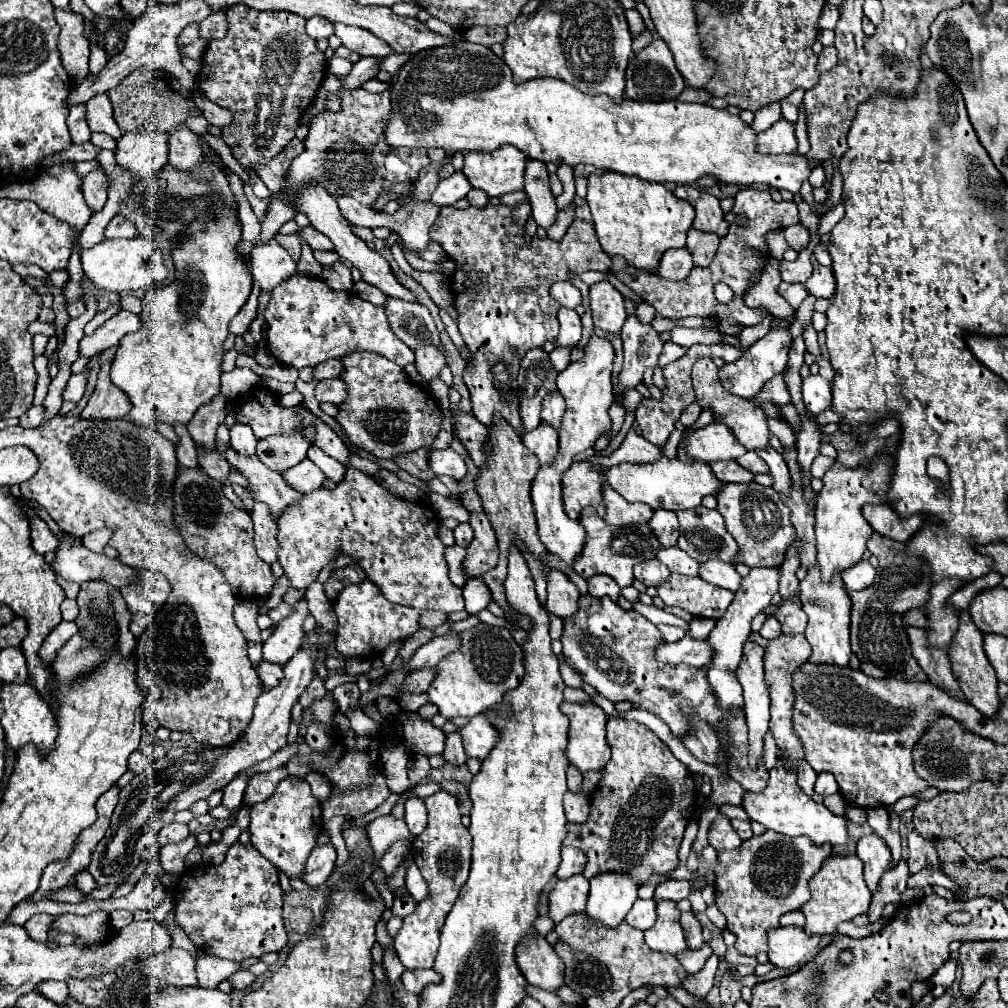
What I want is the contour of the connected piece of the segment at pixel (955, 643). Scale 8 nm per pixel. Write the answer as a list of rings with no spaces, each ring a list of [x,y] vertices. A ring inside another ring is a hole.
[[[963,611],[959,615],[959,629],[951,641],[949,647],[949,659],[951,659],[951,667],[953,667],[953,675],[957,677],[967,701],[977,707],[983,715],[993,717],[999,709],[1003,699],[997,693],[999,681],[997,675],[993,673],[993,667],[989,665],[989,659],[985,657],[985,649],[983,649],[983,633],[977,629],[977,625],[973,623],[969,611]]]

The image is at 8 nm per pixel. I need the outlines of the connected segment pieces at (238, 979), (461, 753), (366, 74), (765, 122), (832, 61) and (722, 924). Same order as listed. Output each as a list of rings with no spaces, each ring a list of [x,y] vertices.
[[[239,969],[233,977],[229,977],[229,983],[233,989],[247,989],[255,981],[255,975],[249,969]]]
[[[457,733],[447,735],[443,757],[445,757],[447,763],[451,763],[451,765],[455,765],[455,767],[461,767],[461,765],[467,763],[467,755],[465,755],[465,749],[463,749],[461,735],[457,735]]]
[[[361,57],[349,75],[343,75],[343,77],[337,77],[341,81],[341,89],[333,91],[335,95],[341,95],[341,91],[353,91],[357,87],[361,87],[363,83],[367,83],[369,79],[373,79],[379,71],[379,59],[375,57]]]
[[[771,103],[759,111],[755,111],[755,121],[751,123],[755,131],[765,131],[769,129],[773,123],[777,123],[781,119],[781,105],[779,103]]]
[[[825,47],[819,55],[817,63],[817,73],[825,73],[837,65],[837,49],[835,47]]]
[[[712,903],[707,906],[706,908],[706,915],[710,919],[710,921],[721,931],[726,929],[726,918],[725,916],[719,911],[717,905]]]

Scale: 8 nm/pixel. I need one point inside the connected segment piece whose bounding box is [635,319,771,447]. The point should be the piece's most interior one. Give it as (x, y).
(656, 419)

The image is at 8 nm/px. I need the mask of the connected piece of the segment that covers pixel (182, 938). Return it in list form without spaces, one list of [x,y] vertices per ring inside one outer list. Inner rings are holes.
[[[171,925],[173,927],[173,933],[171,933],[171,937],[173,937],[173,945],[175,947],[183,947],[183,949],[187,949],[189,953],[193,953],[193,955],[197,955],[197,949],[195,949],[195,945],[189,941],[189,937],[185,935],[185,931],[183,931],[183,927],[181,925]]]

